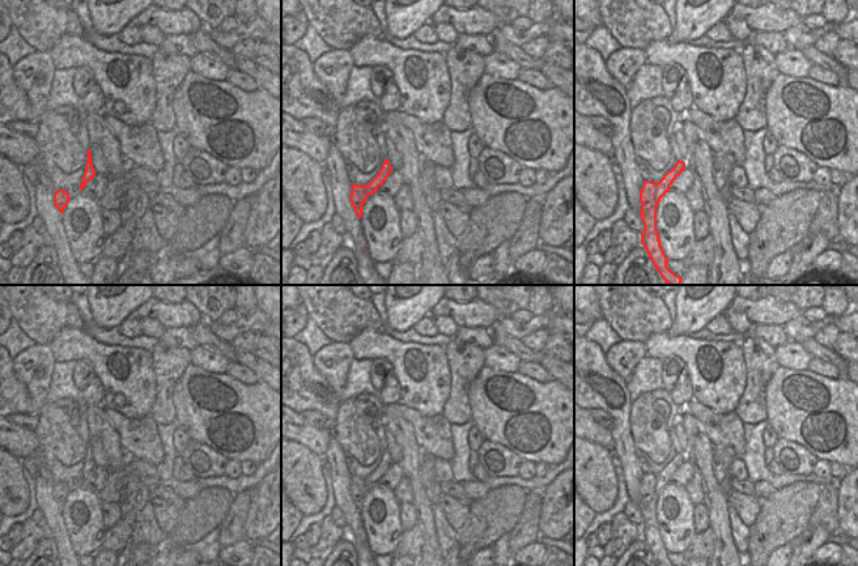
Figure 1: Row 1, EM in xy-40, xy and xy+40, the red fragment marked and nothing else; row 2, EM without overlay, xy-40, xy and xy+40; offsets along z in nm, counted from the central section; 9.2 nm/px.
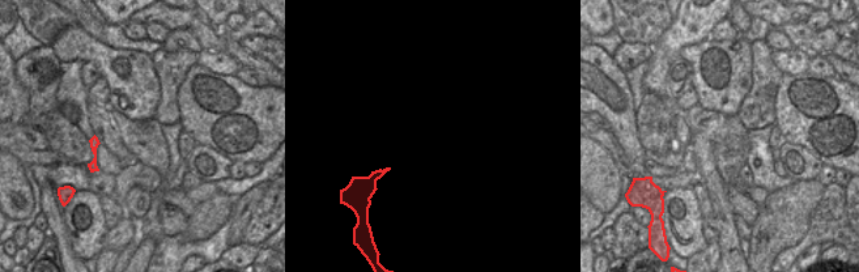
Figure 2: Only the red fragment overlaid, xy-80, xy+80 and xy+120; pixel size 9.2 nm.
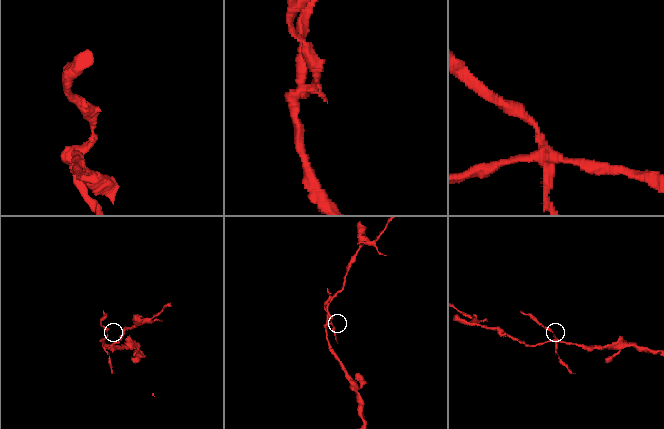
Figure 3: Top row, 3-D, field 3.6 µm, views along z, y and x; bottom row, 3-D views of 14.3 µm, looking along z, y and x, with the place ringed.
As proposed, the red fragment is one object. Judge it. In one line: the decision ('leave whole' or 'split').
split

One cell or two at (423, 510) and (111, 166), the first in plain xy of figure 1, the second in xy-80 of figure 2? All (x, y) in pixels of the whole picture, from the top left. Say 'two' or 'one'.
two

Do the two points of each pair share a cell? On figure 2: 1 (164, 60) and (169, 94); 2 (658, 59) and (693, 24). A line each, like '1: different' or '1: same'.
1: same
2: same

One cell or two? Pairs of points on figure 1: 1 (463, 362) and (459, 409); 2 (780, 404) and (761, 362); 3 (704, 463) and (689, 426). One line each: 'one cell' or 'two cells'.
1: one cell
2: two cells
3: one cell

